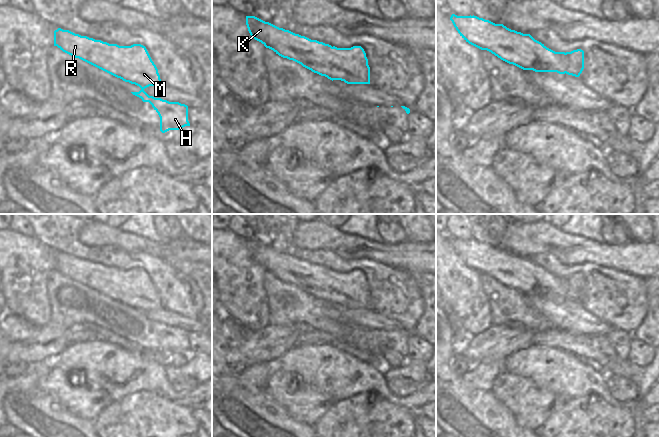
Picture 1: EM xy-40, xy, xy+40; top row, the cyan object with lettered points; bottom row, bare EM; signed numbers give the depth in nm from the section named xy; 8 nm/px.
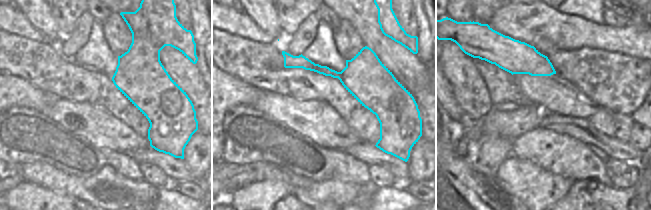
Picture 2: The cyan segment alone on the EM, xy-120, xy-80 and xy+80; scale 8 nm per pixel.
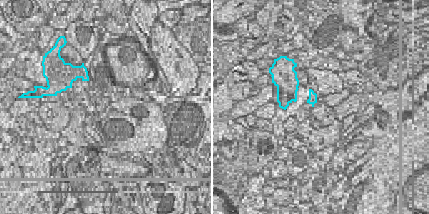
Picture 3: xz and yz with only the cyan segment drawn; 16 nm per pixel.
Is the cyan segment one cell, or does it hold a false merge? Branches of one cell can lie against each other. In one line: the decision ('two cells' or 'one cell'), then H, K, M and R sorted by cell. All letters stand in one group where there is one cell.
two cells; H M / K R

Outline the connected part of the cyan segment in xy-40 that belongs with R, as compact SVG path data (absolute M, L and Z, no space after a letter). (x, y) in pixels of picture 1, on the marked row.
M58 28L54 31L54 46L121 79L124 77L124 73L117 68L111 68L107 64L106 55L113 53L109 45L107 42L81 36L69 30Z

